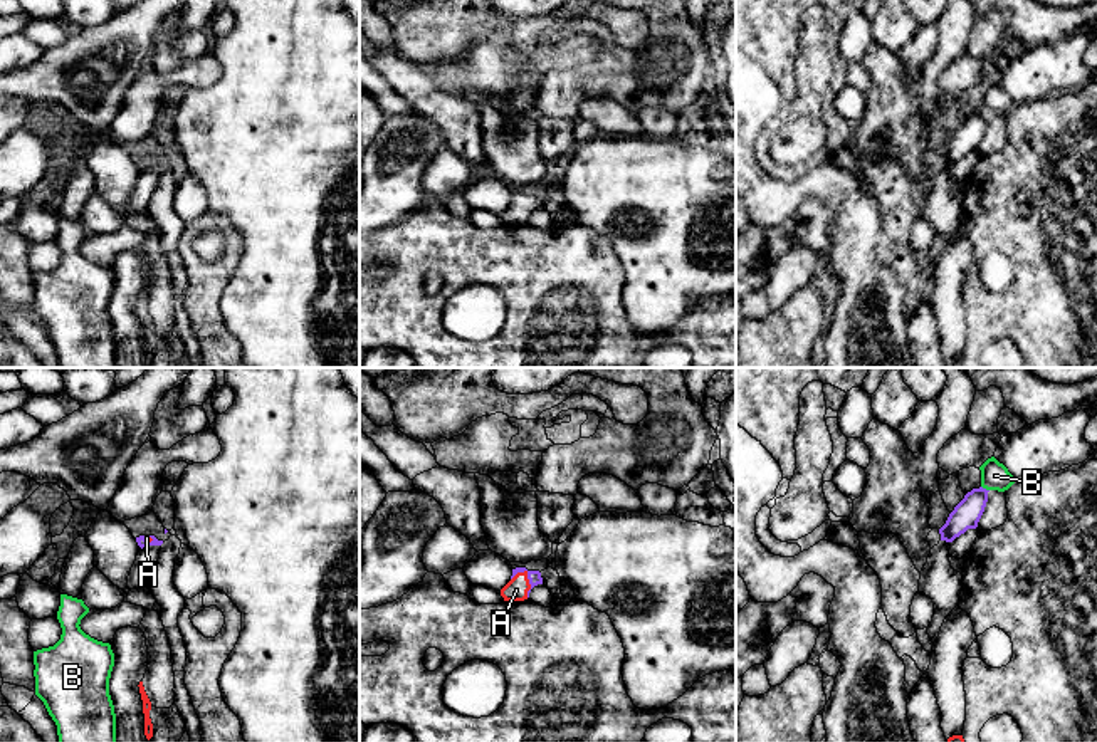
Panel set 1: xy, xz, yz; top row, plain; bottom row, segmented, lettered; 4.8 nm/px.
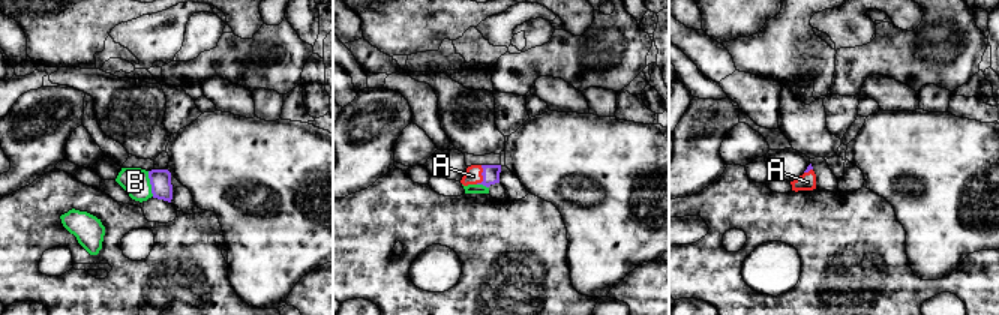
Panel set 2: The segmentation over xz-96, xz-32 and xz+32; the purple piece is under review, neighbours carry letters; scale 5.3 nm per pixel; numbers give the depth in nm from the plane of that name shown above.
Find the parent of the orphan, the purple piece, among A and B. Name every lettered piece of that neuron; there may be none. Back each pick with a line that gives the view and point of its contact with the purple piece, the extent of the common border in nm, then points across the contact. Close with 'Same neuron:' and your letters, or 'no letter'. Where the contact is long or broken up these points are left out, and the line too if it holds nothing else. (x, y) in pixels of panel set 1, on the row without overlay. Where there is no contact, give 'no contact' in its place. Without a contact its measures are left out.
A: meets purple in xz at (530, 205); contact 140 nm long; runs through xz (535, 202), (530, 205), (516, 214)
Same neuron: A

